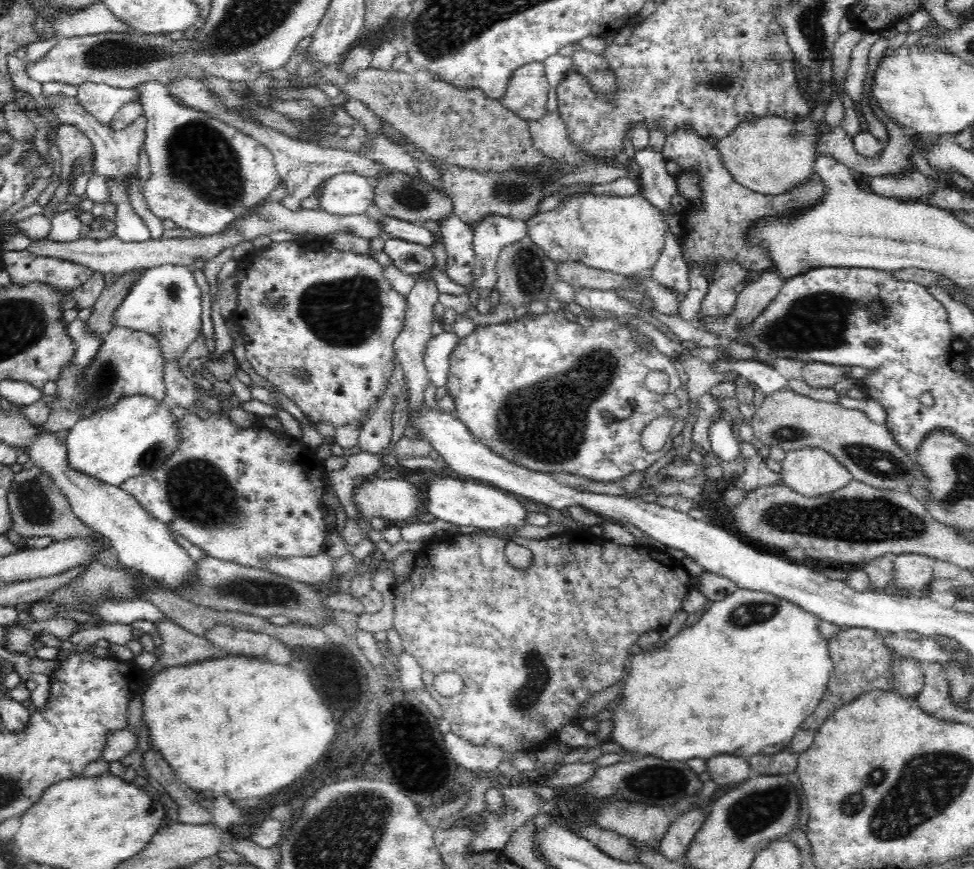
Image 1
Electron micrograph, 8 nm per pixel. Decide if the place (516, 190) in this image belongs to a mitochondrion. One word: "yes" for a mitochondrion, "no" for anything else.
yes

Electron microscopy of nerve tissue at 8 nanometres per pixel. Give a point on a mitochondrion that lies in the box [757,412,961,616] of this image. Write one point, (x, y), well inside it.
(875, 461)

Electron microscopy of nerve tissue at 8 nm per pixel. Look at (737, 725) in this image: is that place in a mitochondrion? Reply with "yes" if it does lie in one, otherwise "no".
no

